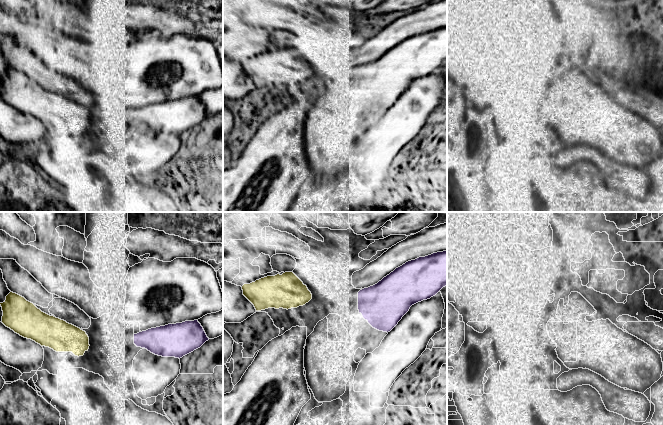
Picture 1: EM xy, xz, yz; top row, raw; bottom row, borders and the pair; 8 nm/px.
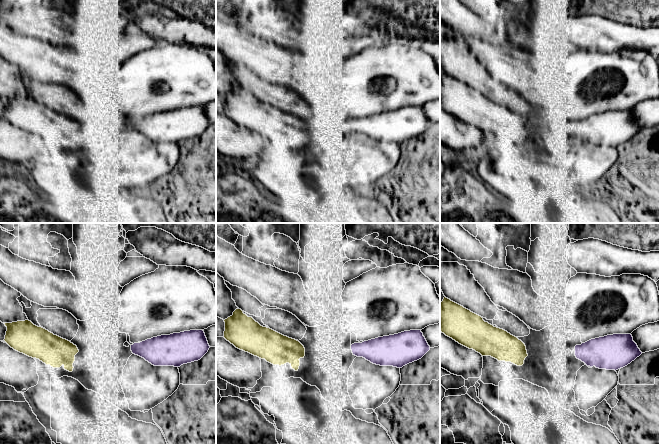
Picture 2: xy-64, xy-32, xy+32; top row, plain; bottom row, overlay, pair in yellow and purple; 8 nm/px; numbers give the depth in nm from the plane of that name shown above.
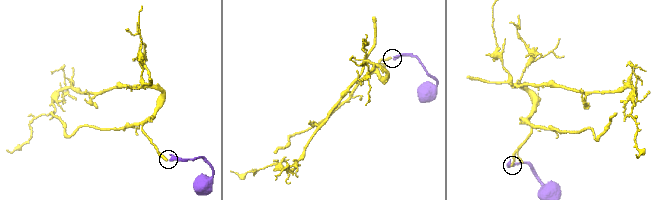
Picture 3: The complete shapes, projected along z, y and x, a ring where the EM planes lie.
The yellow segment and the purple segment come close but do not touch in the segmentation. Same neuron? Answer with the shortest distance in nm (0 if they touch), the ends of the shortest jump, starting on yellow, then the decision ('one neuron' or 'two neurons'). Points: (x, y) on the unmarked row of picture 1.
360 nm | xy (89, 121), (134, 119) | two neurons

